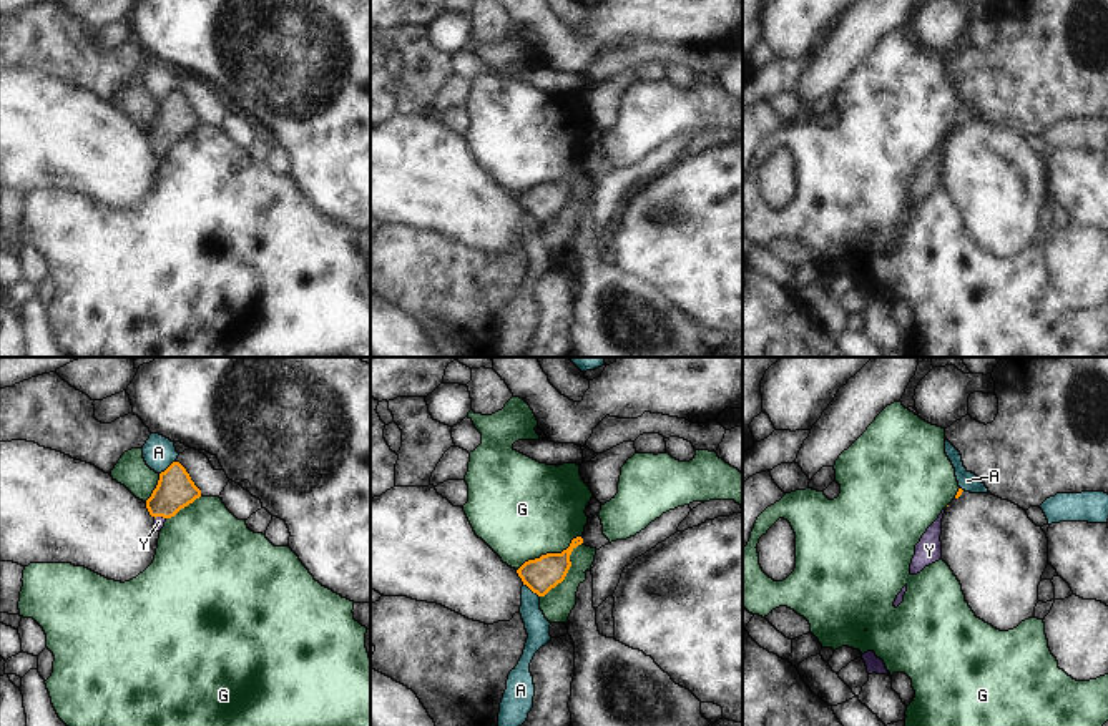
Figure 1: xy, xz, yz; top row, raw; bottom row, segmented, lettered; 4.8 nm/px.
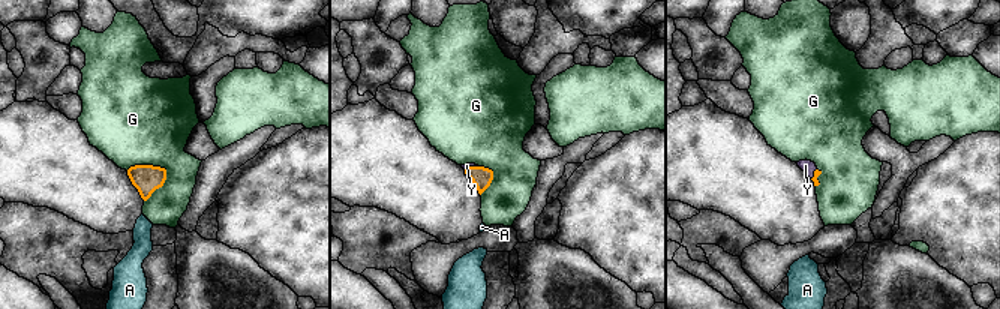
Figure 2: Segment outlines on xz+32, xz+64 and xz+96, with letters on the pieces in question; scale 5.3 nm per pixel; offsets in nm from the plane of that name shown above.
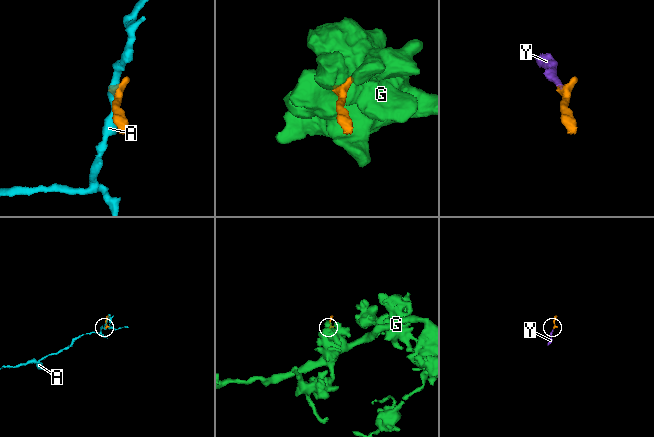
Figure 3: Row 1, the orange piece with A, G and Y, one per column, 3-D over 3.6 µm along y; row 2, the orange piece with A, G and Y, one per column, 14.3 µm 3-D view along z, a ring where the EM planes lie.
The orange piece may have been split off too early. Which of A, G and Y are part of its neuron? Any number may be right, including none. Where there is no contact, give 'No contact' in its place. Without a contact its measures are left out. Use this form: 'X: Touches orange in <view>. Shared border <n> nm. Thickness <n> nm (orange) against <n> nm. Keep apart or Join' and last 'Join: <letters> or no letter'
A: Touches orange in xy. Shared border 100 nm. Thickness 190 nm (orange) against 160 nm. Keep apart
G: Touches orange in xz. Shared border 360 nm. Thickness 170 nm (orange) against 480 nm. Keep apart
Y: Touches orange in xy. Shared border 60 nm. Thickness 190 nm (orange) against 50 nm. Join
Join: Y

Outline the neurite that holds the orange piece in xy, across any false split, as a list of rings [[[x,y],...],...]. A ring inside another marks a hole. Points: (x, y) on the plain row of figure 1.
[[[173,90],[159,101],[158,113],[146,128],[146,136],[154,146],[156,158],[161,159],[168,146],[199,125],[201,118],[194,113],[186,96],[179,90]]]

